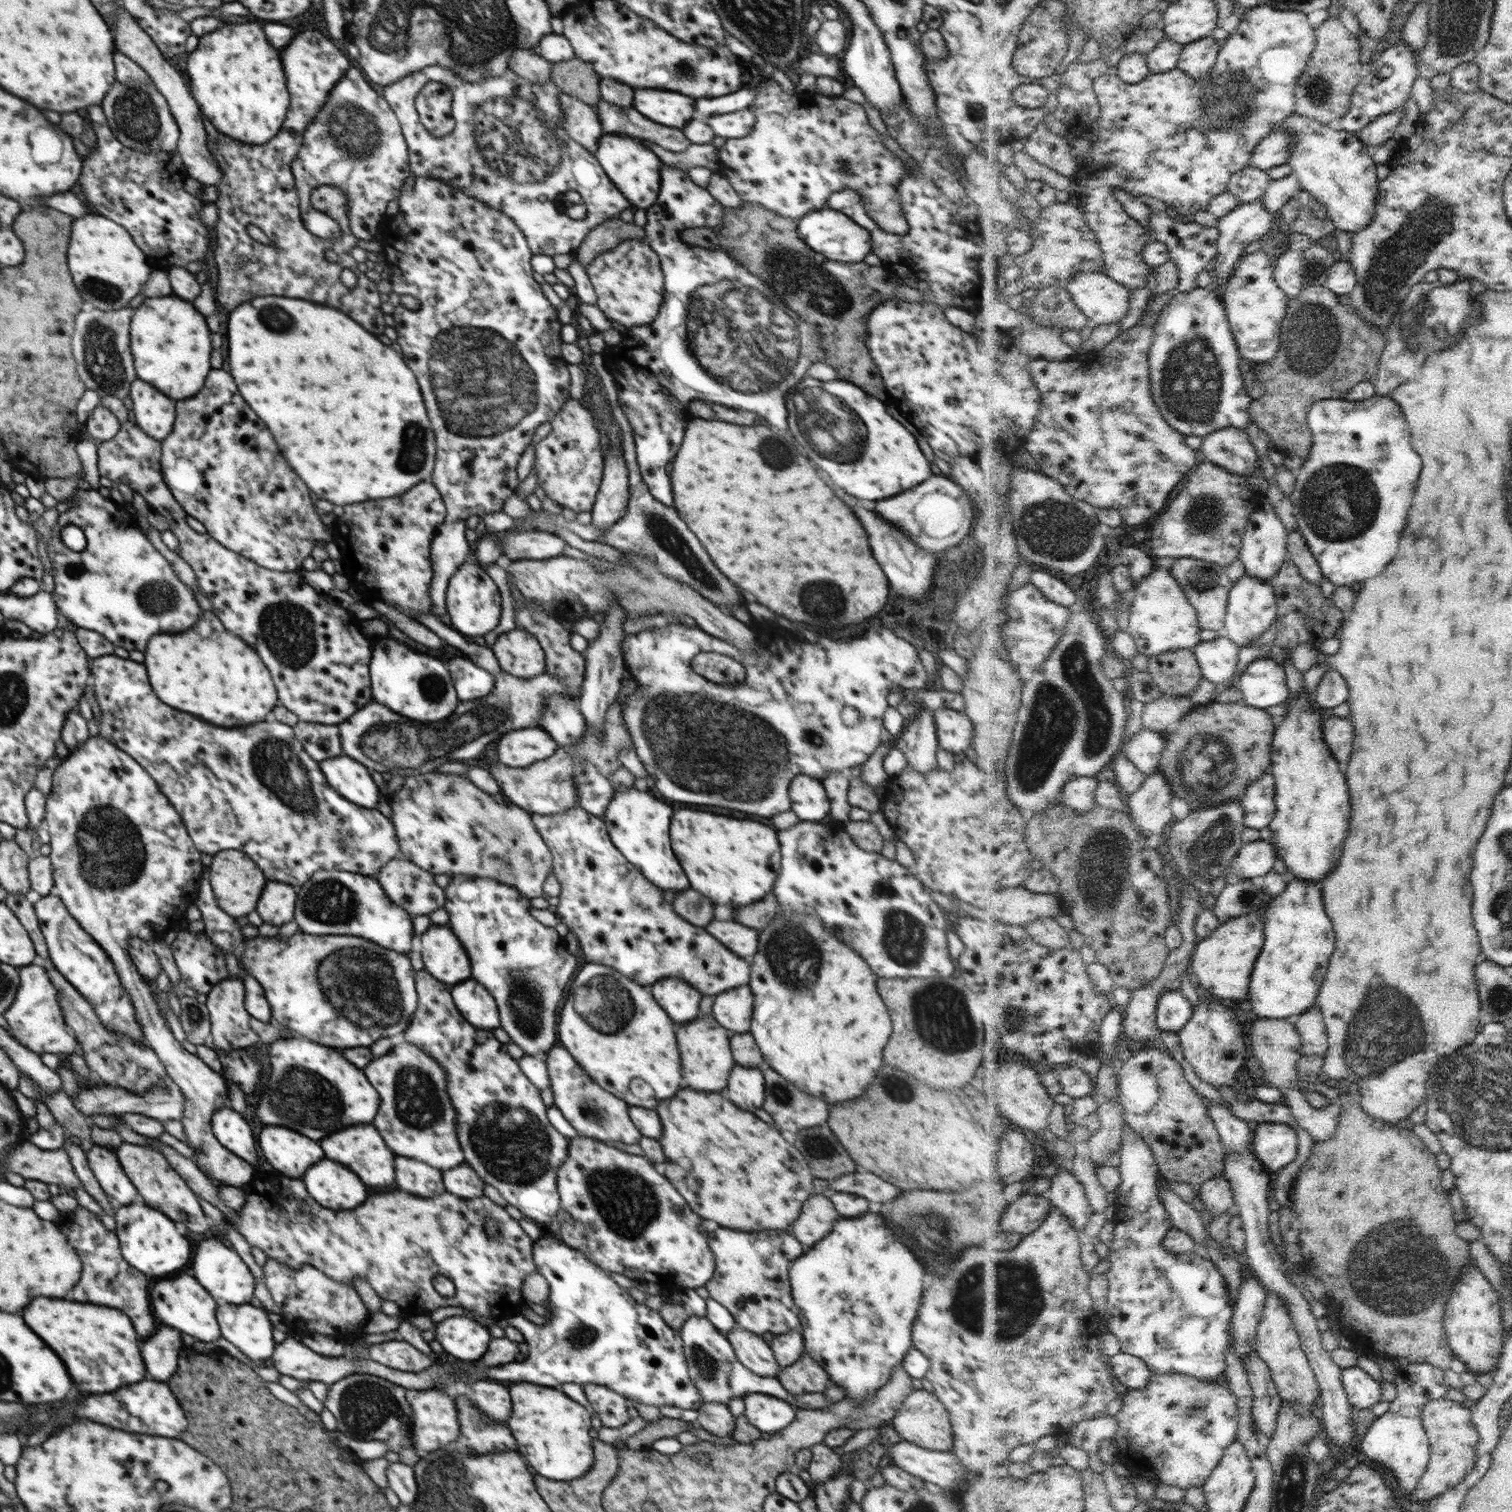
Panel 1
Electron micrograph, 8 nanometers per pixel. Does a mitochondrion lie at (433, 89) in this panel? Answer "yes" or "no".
yes

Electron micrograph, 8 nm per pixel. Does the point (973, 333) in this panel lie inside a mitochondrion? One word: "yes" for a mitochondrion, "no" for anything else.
no

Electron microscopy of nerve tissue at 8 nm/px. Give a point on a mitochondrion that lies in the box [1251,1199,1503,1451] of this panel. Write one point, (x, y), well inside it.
(1414, 1266)

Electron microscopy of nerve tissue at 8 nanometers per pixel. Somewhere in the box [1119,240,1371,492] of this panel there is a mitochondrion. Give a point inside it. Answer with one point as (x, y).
(1192, 384)

